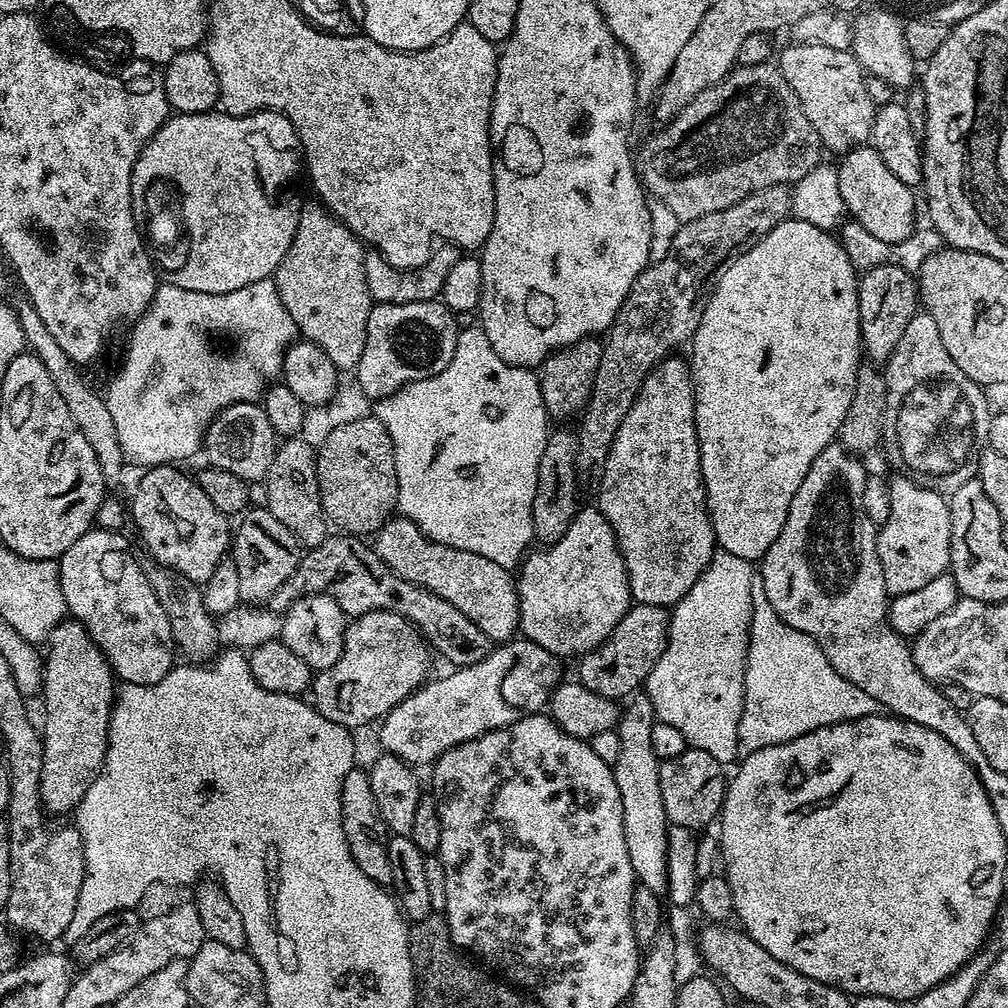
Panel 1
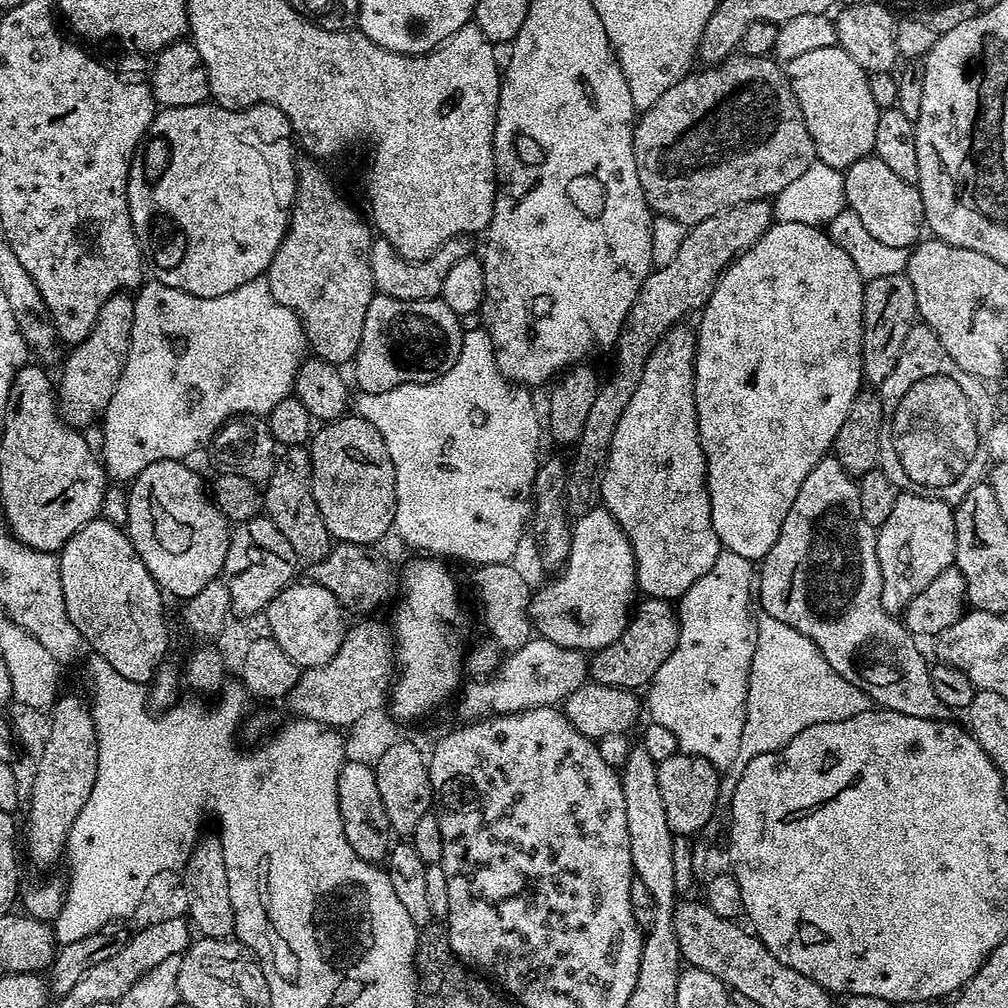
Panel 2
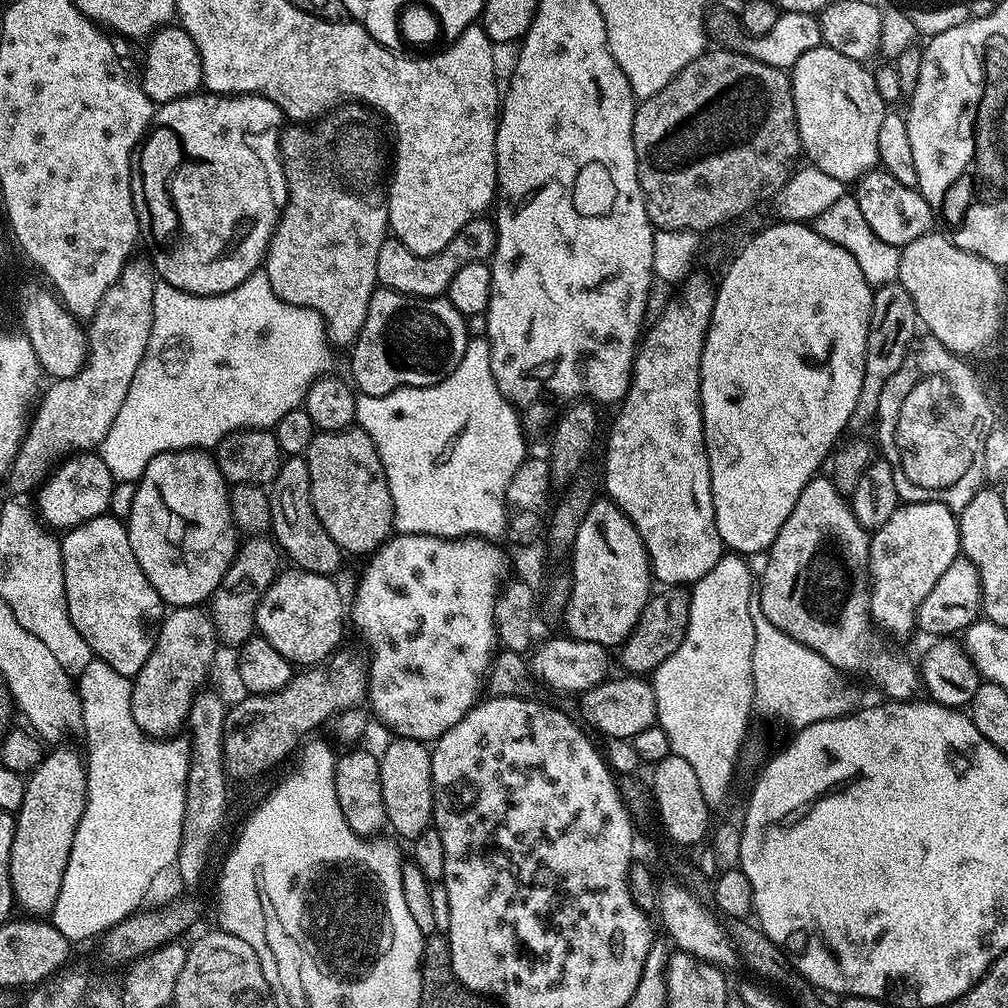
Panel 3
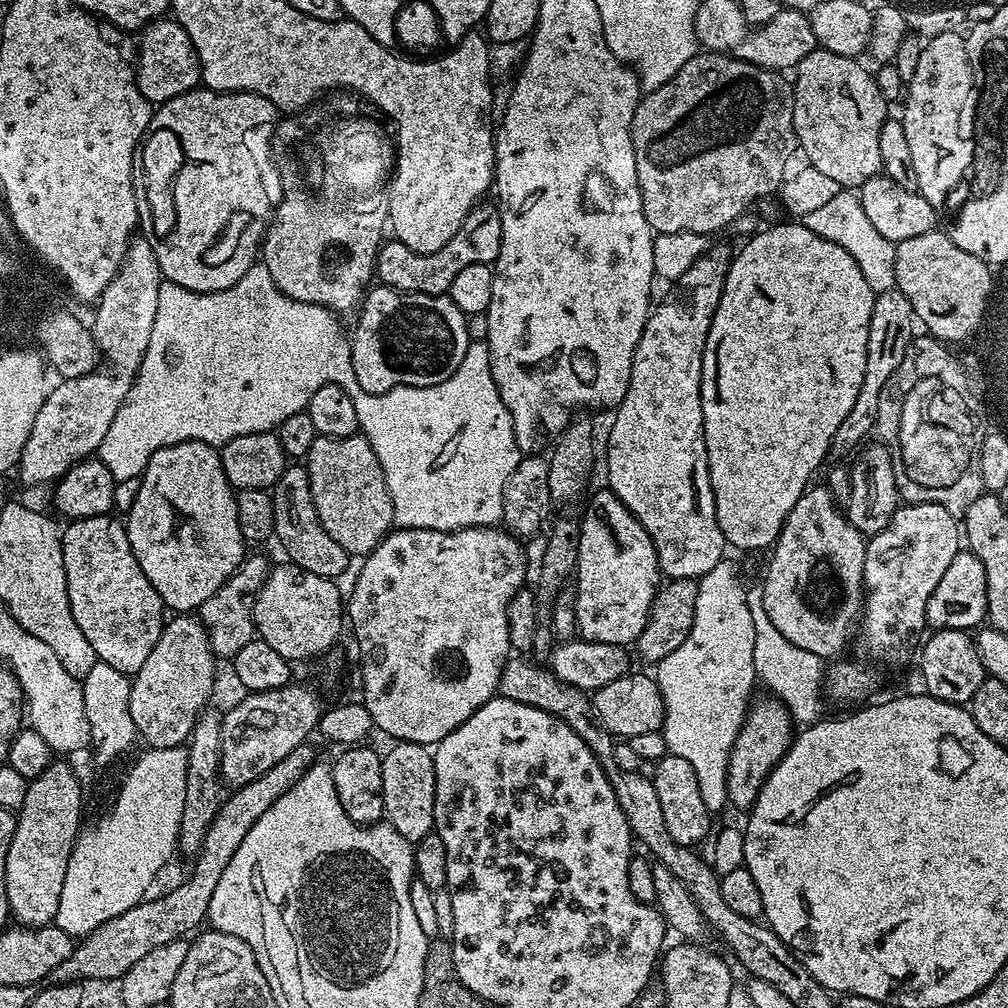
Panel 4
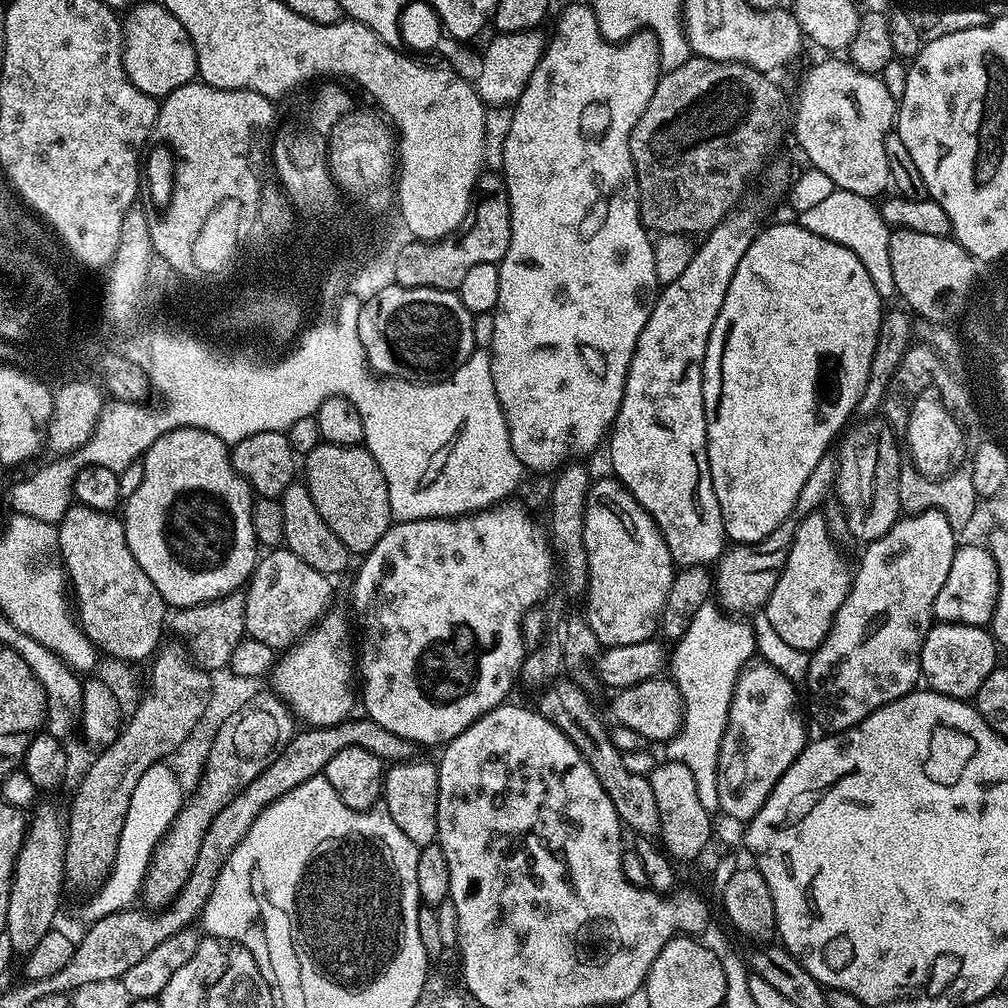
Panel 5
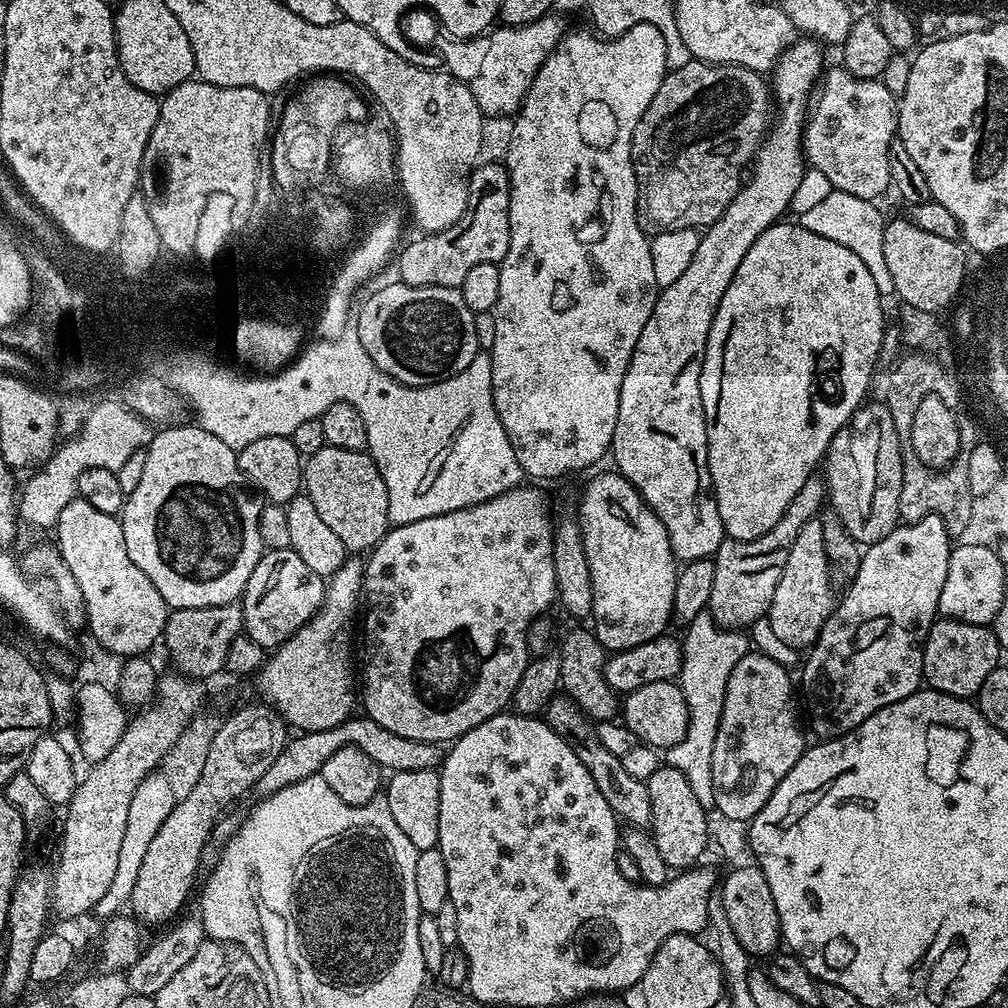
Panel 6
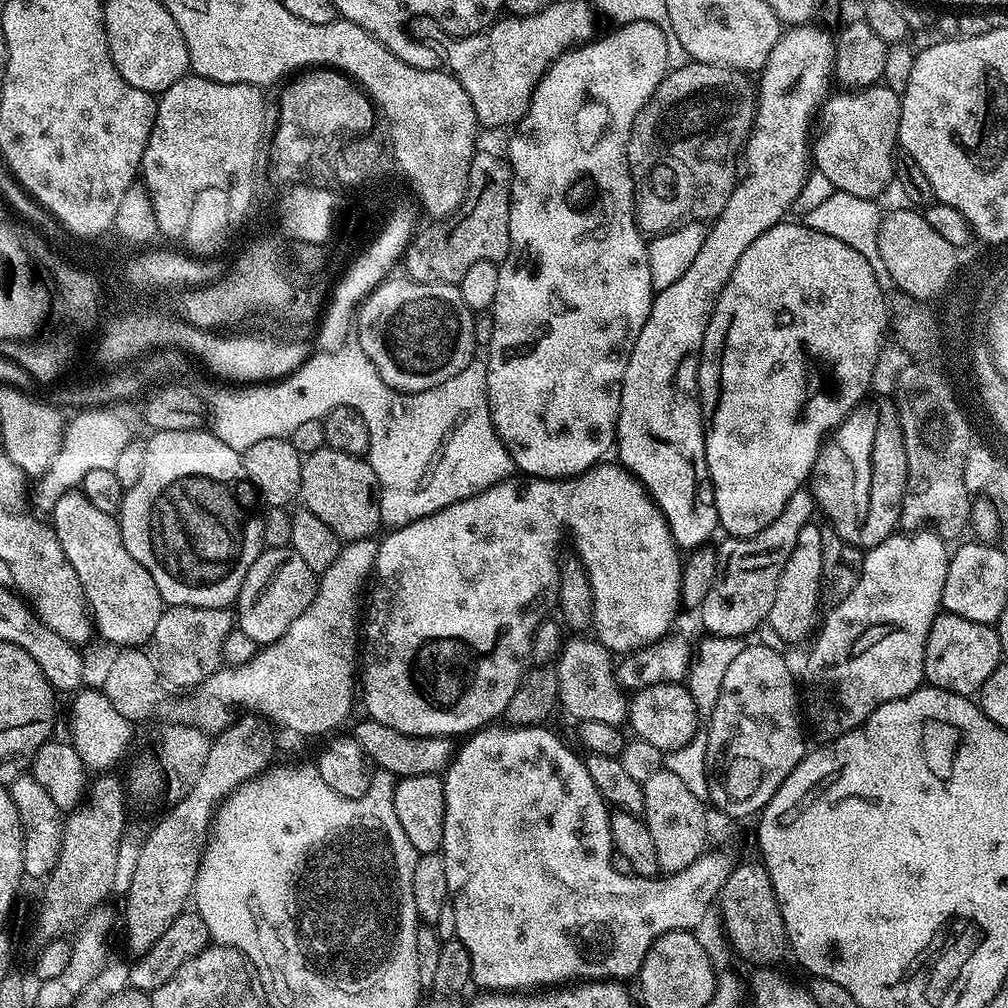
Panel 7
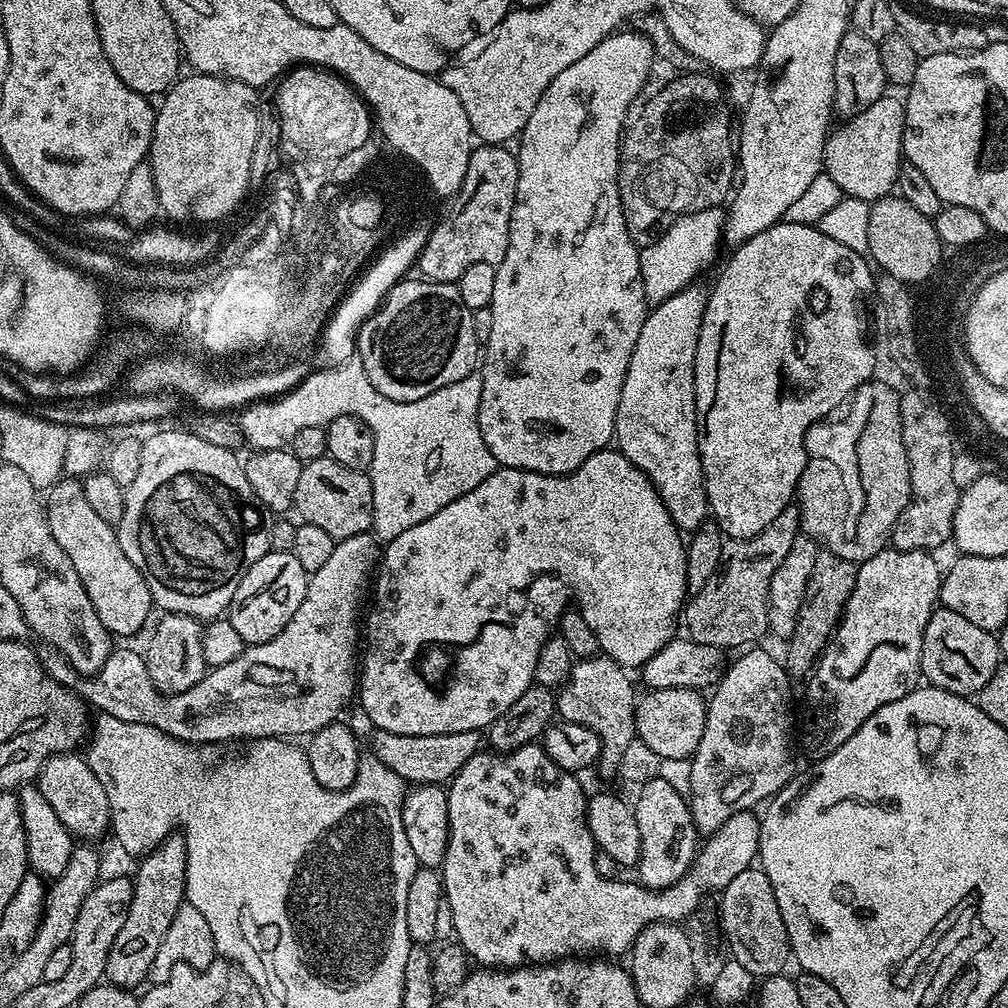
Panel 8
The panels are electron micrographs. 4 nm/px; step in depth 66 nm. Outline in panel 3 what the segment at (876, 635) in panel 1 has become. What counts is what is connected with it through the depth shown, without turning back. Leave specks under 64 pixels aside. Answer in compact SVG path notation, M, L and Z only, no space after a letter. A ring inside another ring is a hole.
M818 474L808 483L806 490L798 494L798 502L794 502L794 510L786 522L782 522L782 530L778 530L778 538L774 538L772 547L766 553L768 561L764 564L764 573L758 576L758 595L762 614L778 626L778 630L794 638L799 644L814 649L830 666L840 669L845 674L857 672L865 676L880 692L885 692L889 701L911 701L917 695L918 668L908 656L895 652L890 645L884 644L885 637L872 618L872 572L868 568L870 562L869 529L860 524L849 497L836 489L836 483L827 475Z

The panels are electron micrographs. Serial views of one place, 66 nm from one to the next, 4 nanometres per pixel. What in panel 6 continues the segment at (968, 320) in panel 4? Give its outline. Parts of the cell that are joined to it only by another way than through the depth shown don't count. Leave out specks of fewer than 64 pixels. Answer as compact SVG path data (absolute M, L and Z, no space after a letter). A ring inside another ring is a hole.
M910 218L904 220L889 219L884 225L882 234L882 254L886 256L887 269L894 280L894 293L905 300L904 304L911 308L918 308L929 312L932 308L939 308L947 303L948 297L956 291L960 281L960 244L955 240L937 238L927 230L922 230Z

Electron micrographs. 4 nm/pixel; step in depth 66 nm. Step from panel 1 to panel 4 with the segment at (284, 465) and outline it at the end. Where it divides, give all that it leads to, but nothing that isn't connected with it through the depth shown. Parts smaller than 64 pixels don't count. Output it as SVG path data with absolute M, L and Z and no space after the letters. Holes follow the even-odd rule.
M296 462L284 469L282 478L270 490L274 502L274 533L275 539L280 539L289 561L302 570L310 570L310 574L318 574L329 578L340 578L348 568L350 557L330 534L326 534L326 526L318 518L318 510L314 506L314 498L310 494L308 469L303 463Z

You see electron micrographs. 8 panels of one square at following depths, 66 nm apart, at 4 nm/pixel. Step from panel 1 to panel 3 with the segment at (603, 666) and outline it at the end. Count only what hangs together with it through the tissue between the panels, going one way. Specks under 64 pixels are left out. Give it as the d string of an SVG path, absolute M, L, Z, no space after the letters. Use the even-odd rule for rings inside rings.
M668 586L655 594L649 595L646 606L634 626L634 630L619 645L620 664L628 674L651 674L655 672L678 646L682 646L682 638L686 638L686 626L690 618L689 593L680 586Z

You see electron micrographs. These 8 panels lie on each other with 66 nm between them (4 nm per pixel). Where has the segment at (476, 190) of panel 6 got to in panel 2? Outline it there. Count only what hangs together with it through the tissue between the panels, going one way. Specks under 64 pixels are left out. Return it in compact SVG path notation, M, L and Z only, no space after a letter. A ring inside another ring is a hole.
M455 236L447 240L433 256L428 256L424 260L408 260L402 254L398 254L398 250L394 250L394 246L388 240L373 239L370 250L370 274L374 278L376 292L381 296L406 302L437 299L446 273L455 264L462 262L462 258L473 255L474 248L470 241L468 236Z

